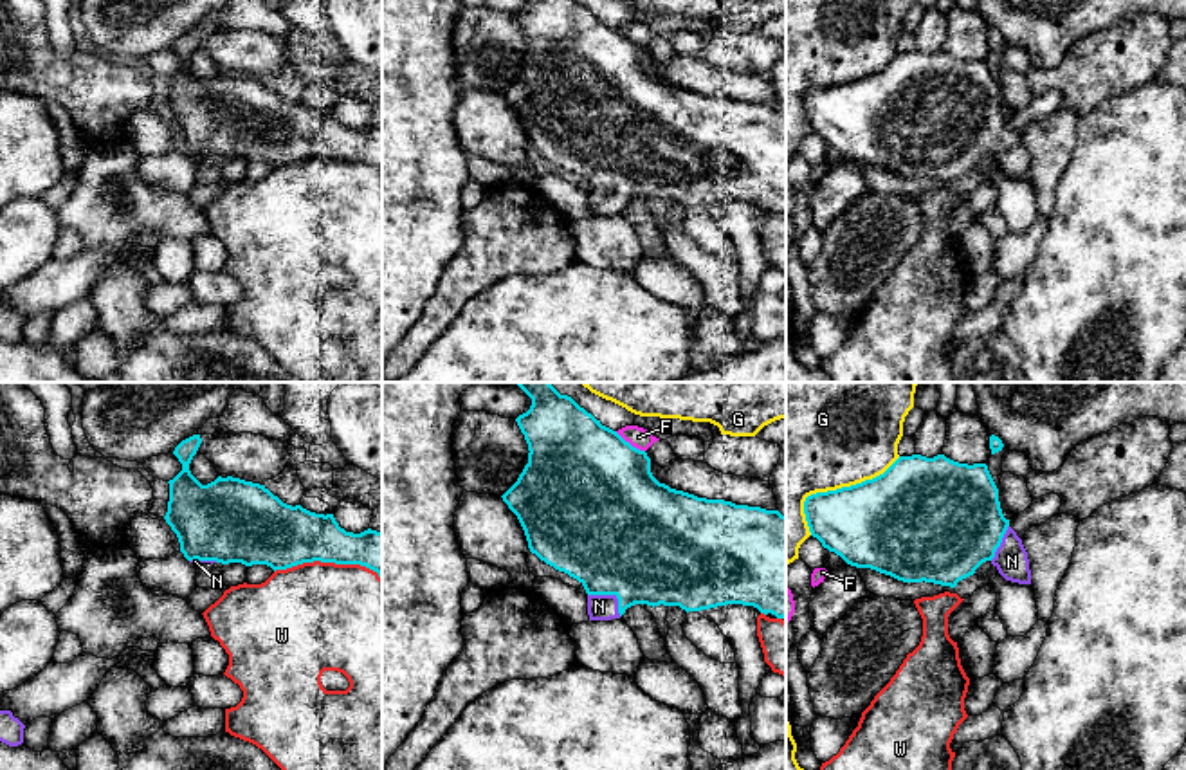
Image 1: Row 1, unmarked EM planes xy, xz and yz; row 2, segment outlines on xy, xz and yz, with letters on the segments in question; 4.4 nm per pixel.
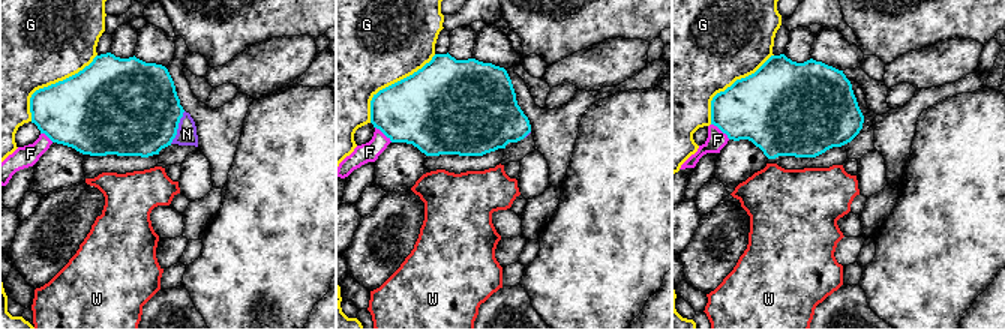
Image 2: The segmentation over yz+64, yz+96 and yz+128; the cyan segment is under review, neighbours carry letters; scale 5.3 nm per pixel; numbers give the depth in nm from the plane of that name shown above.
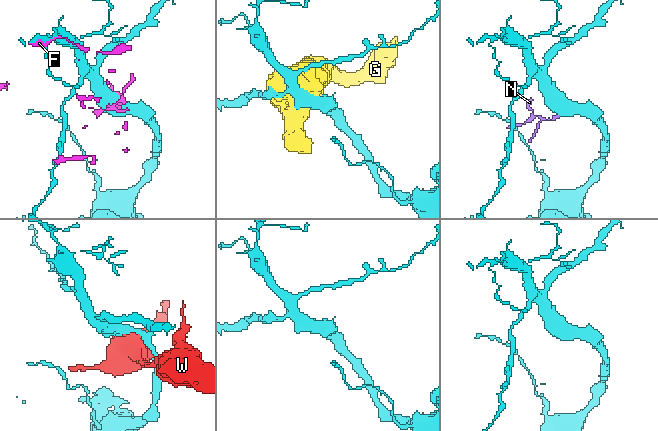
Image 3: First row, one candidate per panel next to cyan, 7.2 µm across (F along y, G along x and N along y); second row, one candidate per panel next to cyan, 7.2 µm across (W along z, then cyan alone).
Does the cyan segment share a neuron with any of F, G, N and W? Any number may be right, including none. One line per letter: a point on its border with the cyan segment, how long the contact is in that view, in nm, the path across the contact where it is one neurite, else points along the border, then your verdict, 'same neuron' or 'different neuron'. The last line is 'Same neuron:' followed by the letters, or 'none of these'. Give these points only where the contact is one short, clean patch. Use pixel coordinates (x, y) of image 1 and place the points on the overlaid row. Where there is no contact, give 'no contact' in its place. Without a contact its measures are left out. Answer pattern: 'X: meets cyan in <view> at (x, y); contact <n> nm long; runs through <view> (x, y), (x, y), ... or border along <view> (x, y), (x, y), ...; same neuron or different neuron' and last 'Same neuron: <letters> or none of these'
F: meets cyan in xz at (628, 442); contact 160 nm long; different neuron
G: meets cyan in yz at (837, 489); contact 550 nm long; different neuron
N: meets cyan in xz at (611, 594); contact 180 nm long; runs through xz (617, 538), (617, 574), (611, 594), (599, 606); same neuron
W: meets cyan in xy at (328, 561); contact 480 nm long; different neuron
Same neuron: N

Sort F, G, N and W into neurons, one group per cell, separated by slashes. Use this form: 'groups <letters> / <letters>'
groups F / G / N / W

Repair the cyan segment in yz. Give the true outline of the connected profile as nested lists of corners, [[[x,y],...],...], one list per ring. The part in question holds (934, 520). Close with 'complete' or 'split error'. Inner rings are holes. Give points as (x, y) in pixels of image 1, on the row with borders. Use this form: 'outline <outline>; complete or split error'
outline [[[944,454],[899,456],[872,480],[807,496],[804,514],[811,536],[856,568],[903,582],[955,588],[990,561],[1006,581],[1031,584],[1027,552],[1002,514],[999,489],[986,463],[959,463]]]; split error

